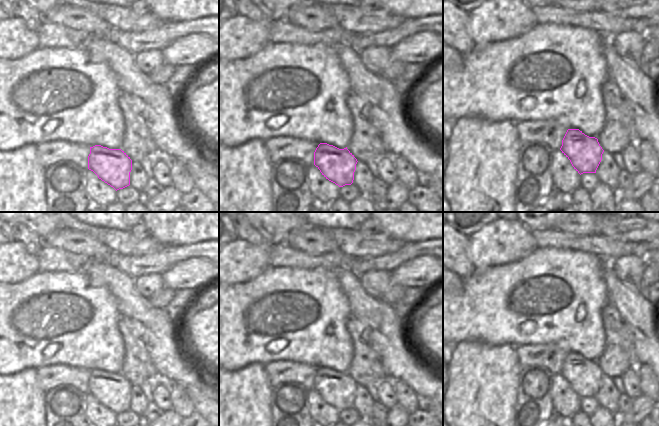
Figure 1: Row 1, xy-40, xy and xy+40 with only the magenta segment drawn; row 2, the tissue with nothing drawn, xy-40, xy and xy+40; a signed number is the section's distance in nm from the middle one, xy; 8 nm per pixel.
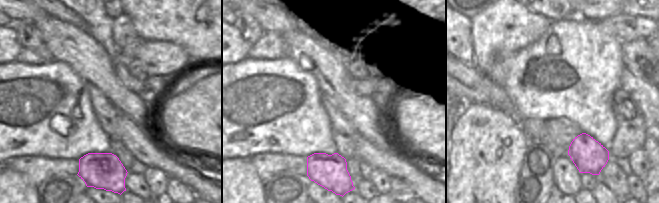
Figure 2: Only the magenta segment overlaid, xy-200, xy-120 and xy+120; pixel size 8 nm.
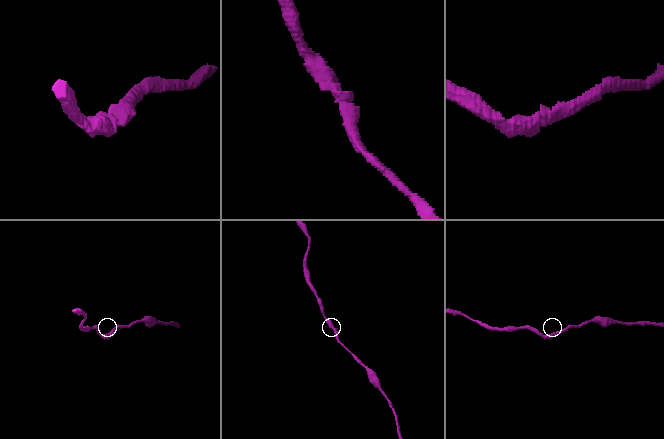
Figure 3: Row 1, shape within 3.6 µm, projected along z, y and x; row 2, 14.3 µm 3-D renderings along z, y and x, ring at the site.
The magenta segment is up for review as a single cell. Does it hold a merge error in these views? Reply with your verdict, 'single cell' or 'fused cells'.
single cell

